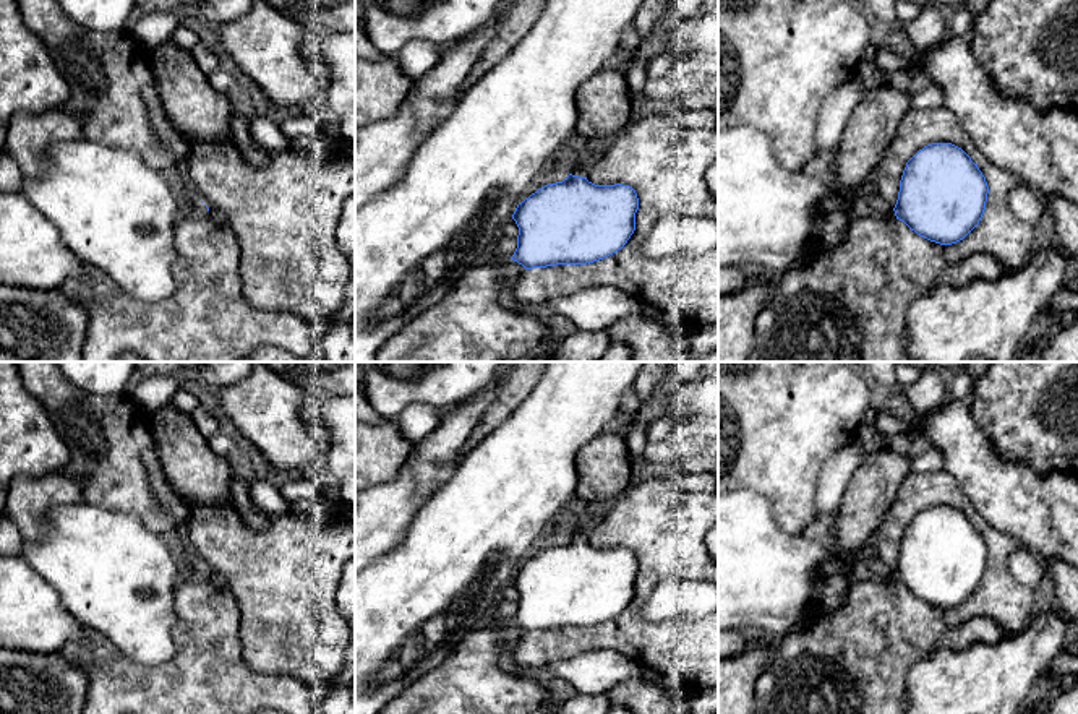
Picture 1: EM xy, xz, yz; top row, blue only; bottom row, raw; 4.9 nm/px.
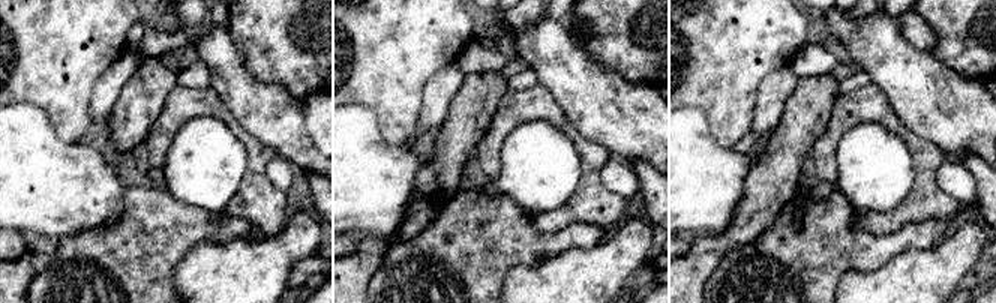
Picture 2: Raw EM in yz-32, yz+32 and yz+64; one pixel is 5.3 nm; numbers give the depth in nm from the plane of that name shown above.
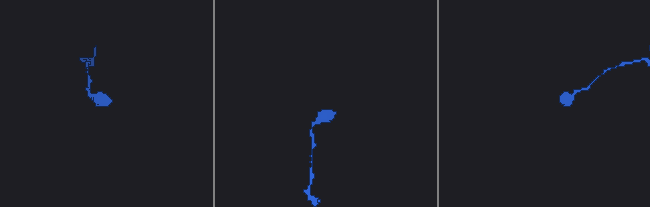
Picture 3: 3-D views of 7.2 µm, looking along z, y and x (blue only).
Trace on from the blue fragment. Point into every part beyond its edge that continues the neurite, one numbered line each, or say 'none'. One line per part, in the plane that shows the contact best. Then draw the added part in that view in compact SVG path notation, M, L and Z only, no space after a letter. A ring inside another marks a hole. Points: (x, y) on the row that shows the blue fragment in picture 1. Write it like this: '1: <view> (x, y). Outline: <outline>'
1: xz (581, 169). Outline: M593 153L590 154L582 164L579 166L572 166L569 174L572 175L579 175L579 177L585 177L587 170L597 164L601 157L603 157L605 153Z

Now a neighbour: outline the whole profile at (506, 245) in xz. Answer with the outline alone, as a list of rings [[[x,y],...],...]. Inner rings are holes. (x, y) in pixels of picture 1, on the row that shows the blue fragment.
[[[499,235],[494,248],[501,258],[509,260],[517,248],[517,237]]]

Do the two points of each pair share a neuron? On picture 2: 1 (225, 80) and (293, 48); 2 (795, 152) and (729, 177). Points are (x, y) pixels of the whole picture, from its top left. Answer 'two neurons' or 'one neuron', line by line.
1: two neurons
2: two neurons

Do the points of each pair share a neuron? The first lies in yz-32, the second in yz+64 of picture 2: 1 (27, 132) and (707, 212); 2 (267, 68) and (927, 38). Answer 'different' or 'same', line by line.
1: same
2: different

